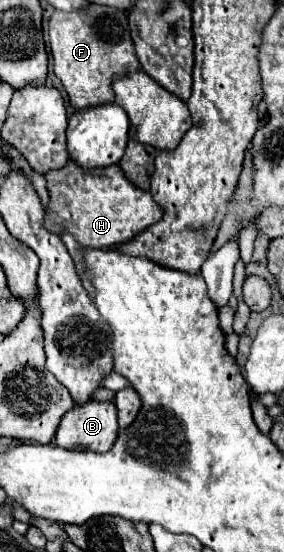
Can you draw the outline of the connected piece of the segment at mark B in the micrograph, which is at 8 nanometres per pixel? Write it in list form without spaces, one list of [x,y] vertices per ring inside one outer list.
[[[87,402],[81,408],[71,408],[55,432],[55,444],[61,448],[83,448],[91,452],[107,452],[117,438],[117,408],[113,402]]]

